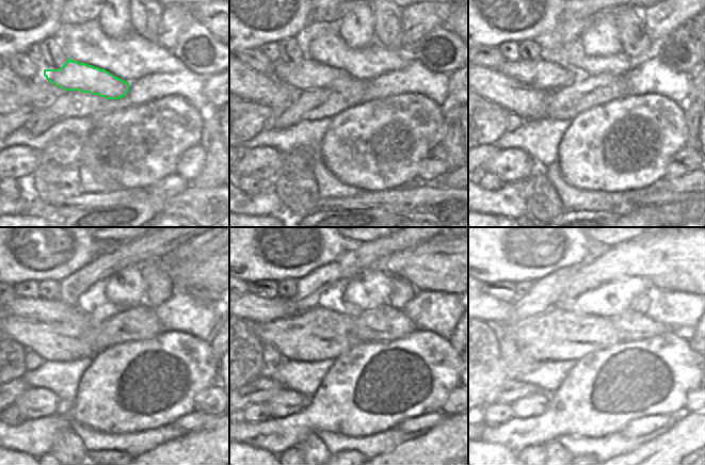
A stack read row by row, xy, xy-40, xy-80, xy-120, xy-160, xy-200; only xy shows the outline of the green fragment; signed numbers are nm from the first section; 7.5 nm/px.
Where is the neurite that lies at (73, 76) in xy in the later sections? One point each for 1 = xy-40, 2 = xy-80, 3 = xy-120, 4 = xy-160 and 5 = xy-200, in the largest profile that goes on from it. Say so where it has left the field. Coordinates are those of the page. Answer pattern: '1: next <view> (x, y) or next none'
1: next xy-40 (307, 75)
2: next xy-80 (542, 74)
3: next xy-120 (32, 308)
4: next xy-160 (254, 309)
5: next xy-200 (490, 309)

